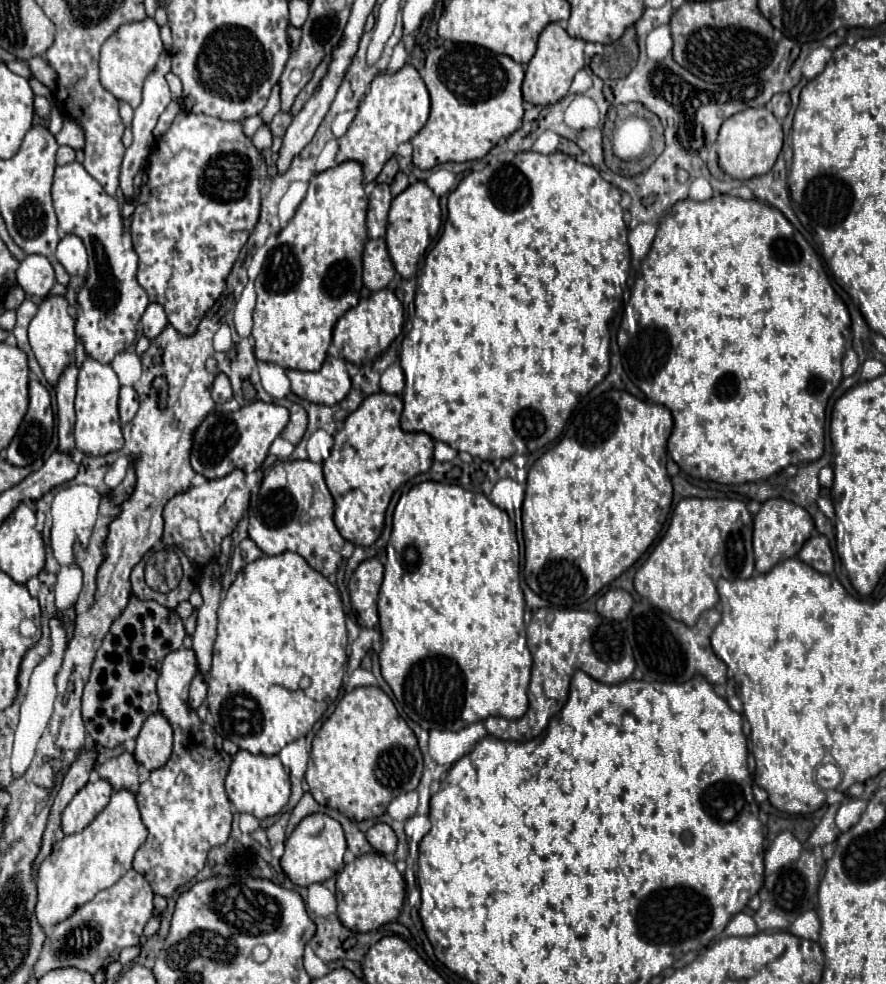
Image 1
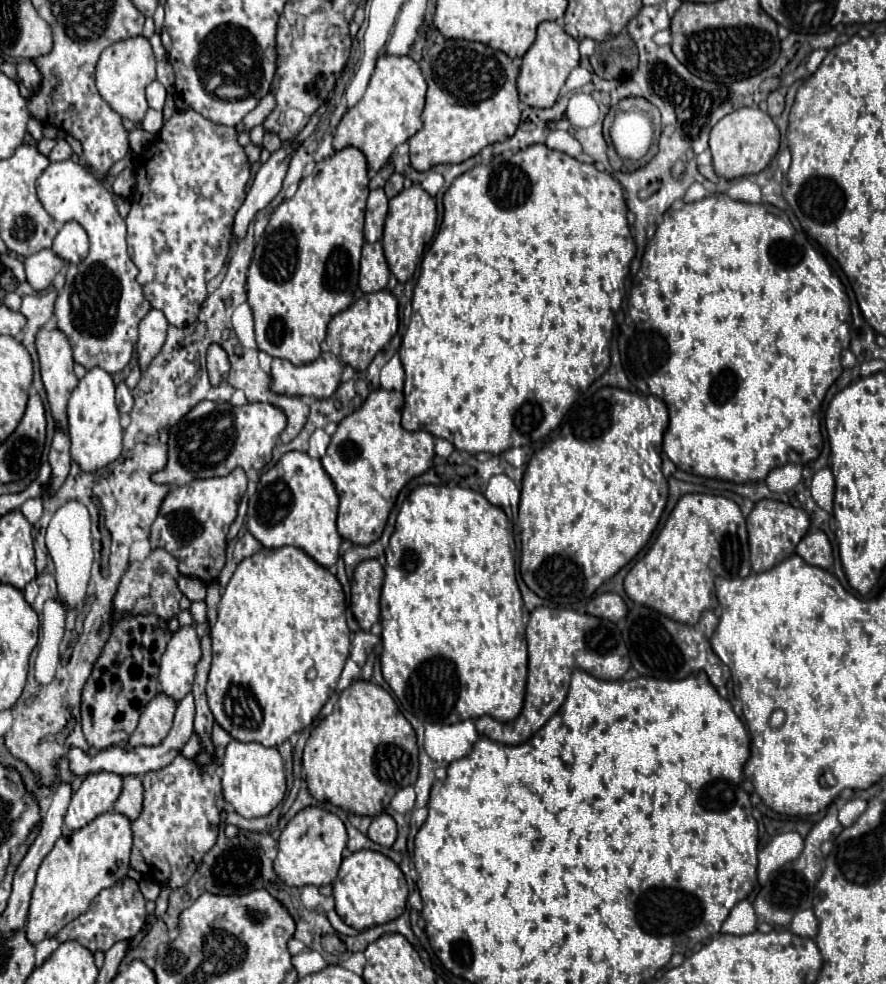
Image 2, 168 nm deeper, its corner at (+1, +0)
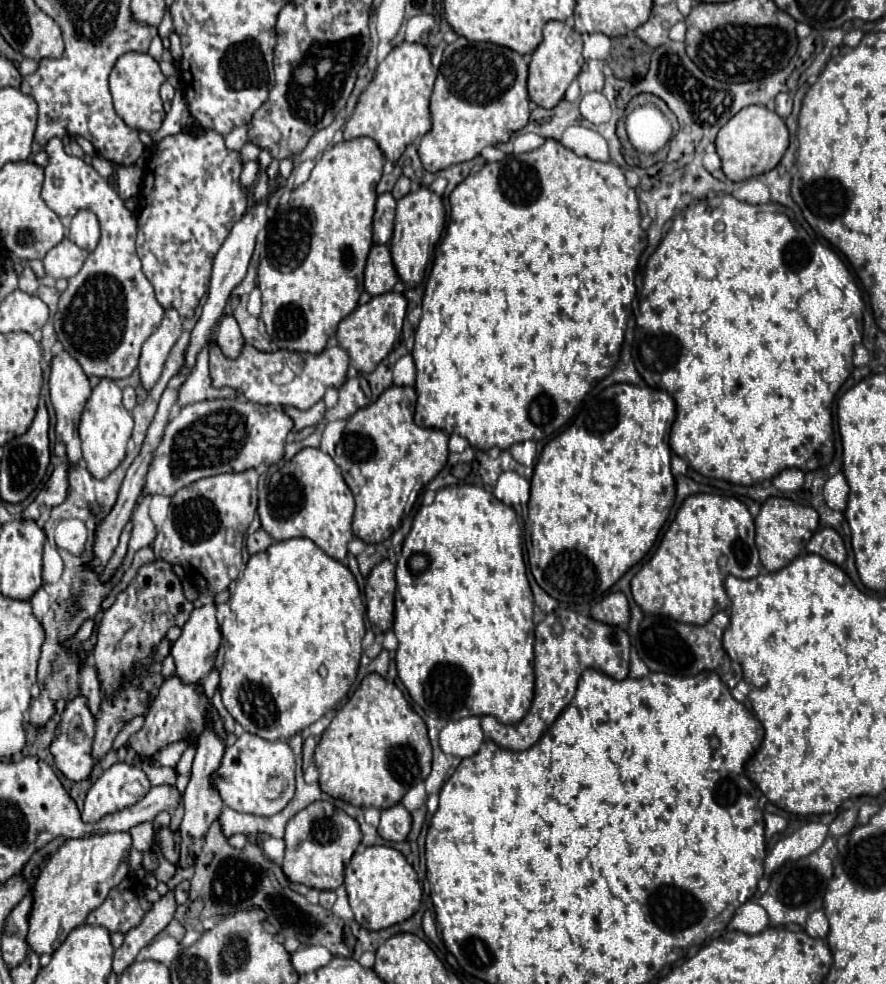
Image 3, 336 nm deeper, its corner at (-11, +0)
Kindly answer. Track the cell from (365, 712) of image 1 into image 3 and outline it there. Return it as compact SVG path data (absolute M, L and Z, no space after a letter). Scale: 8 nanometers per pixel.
M369 673L355 689L349 703L337 711L331 725L323 731L315 749L315 767L319 769L319 785L327 795L355 807L389 809L397 805L413 785L425 781L431 771L431 745L425 721L413 711L405 695L393 683L387 683L377 673Z

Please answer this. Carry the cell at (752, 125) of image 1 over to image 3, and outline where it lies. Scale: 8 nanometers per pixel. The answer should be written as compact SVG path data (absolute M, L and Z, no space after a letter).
M749 105L721 127L715 145L723 161L723 173L727 175L727 179L745 181L749 177L771 171L781 161L783 153L789 147L789 131L785 127L785 121L775 111L769 111L761 105Z

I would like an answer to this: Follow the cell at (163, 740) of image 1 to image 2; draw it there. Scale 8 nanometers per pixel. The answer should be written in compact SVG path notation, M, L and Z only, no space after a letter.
M157 693L141 711L139 725L129 737L129 745L137 747L137 745L161 743L171 729L173 713L175 713L175 701L165 693Z

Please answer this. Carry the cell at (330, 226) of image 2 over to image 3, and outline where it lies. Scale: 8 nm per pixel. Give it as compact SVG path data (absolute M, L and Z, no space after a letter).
M357 137L343 141L317 157L315 169L307 183L291 191L287 207L277 209L277 215L267 233L267 255L259 263L259 289L263 293L261 319L271 341L285 351L305 351L311 355L321 353L327 347L329 337L337 331L341 319L345 319L359 303L363 291L363 273L371 239L371 223L375 213L377 183L381 179L383 153L379 145L369 137Z

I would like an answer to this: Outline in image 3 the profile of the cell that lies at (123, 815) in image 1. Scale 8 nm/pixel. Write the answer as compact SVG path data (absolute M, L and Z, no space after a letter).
M103 833L103 835L91 835L81 839L67 839L47 861L41 871L41 875L35 881L33 887L33 911L29 915L29 935L27 943L35 953L53 953L67 935L85 923L87 915L101 907L101 903L107 899L109 891L117 887L127 875L129 875L129 851L133 847L133 839L129 833Z

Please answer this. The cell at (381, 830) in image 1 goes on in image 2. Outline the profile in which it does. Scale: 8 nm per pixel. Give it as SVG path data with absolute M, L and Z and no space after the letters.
M381 813L381 815L373 817L367 835L369 835L369 839L373 839L379 845L391 847L395 843L395 839L397 839L397 825L395 825L391 815Z

